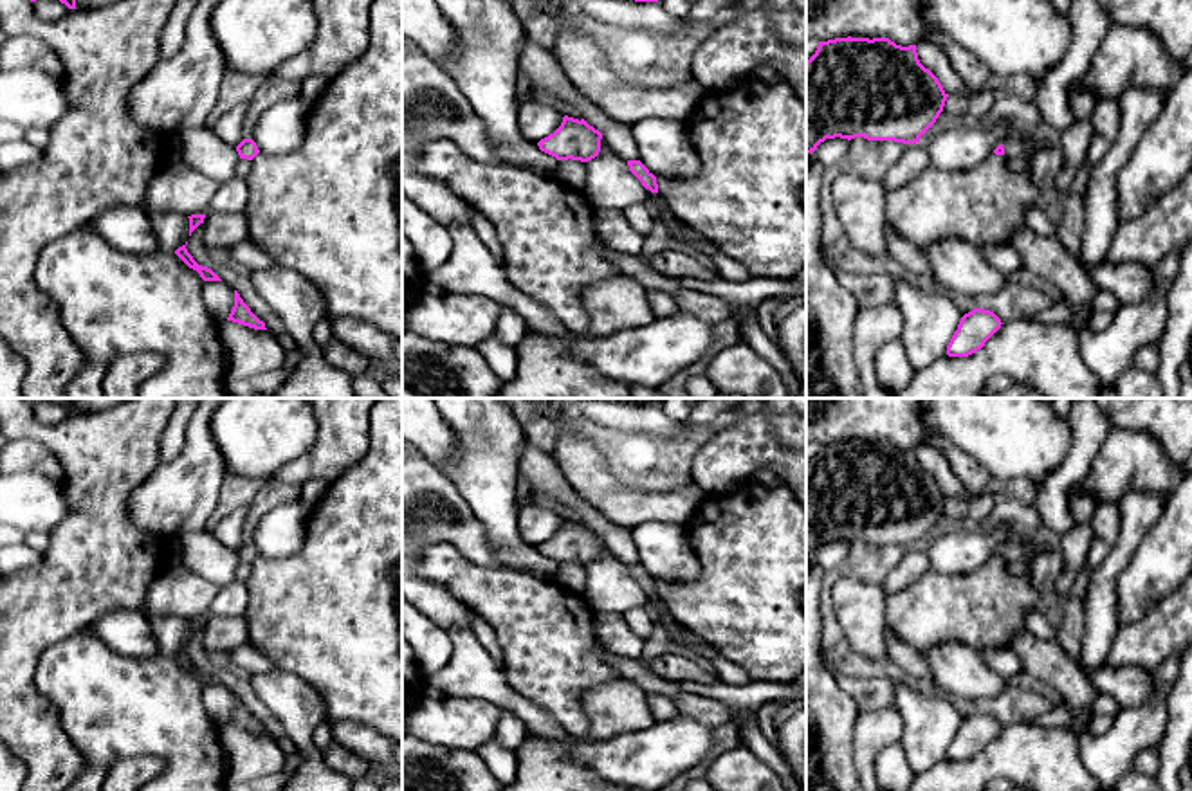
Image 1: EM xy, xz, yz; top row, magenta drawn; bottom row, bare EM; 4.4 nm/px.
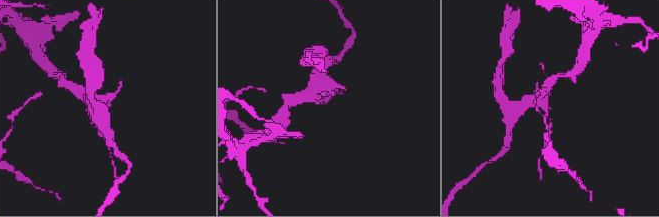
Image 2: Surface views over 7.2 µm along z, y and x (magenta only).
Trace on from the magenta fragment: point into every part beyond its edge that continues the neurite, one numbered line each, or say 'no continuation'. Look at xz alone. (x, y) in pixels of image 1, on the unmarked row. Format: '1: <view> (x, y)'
no continuation

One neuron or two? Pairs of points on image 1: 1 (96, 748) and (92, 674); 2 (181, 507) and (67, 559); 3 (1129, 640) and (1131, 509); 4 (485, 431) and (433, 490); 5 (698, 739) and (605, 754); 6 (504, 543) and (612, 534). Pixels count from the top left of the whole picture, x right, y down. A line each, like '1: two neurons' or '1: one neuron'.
1: one neuron
2: two neurons
3: two neurons
4: two neurons
5: one neuron
6: two neurons

